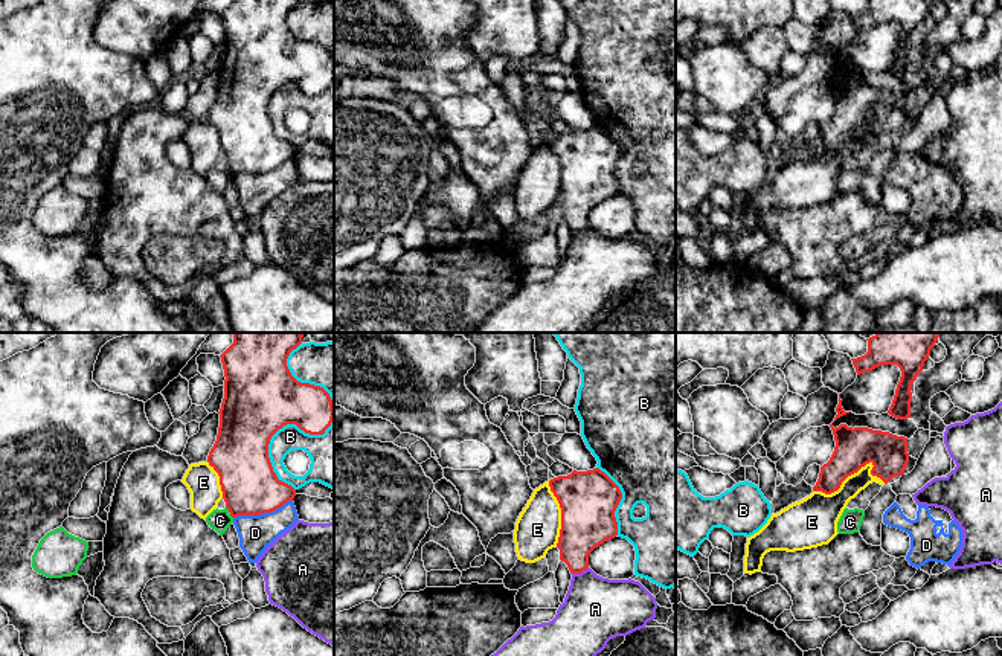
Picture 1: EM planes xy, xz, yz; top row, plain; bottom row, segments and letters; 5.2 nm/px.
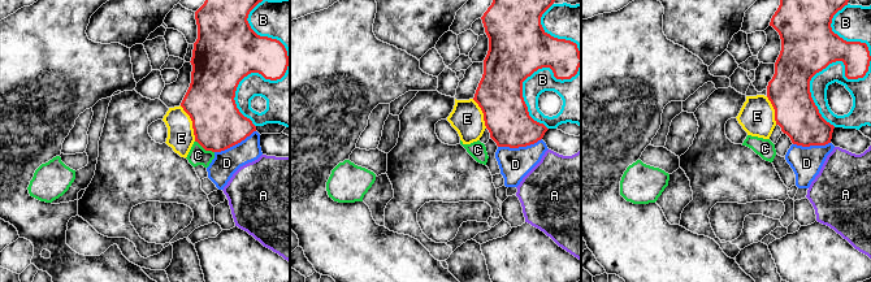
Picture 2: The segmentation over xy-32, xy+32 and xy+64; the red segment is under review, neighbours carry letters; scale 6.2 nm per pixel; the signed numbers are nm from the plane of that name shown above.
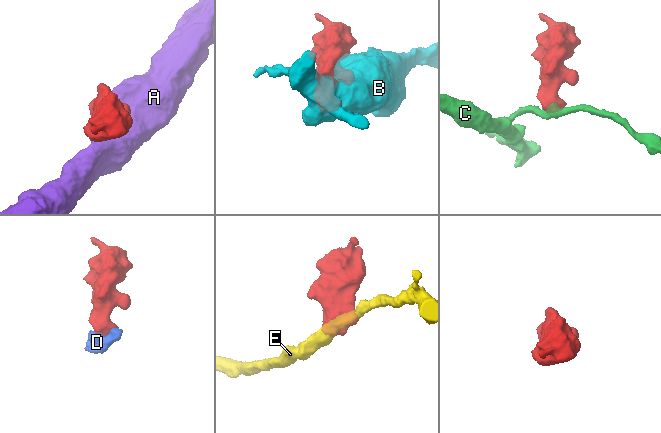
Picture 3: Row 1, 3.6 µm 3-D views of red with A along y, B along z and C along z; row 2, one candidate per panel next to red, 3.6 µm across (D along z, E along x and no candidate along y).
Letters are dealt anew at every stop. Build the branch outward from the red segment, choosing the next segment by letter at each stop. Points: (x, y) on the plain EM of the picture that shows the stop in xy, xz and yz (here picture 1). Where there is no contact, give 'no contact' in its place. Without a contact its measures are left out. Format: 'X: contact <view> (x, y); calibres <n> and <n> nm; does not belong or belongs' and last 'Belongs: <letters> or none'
A: contact xz (580, 231); calibres 260 and 340 nm; does not belong
B: contact xy (282, 84); calibres 400 and 160 nm; does not belong
C: contact xy (228, 167); calibres 300 and 110 nm; does not belong
D: contact xy (263, 171); calibres 300 and 180 nm; does not belong
E: contact yz (853, 131); calibres 200 and 180 nm; does not belong
Belongs: none

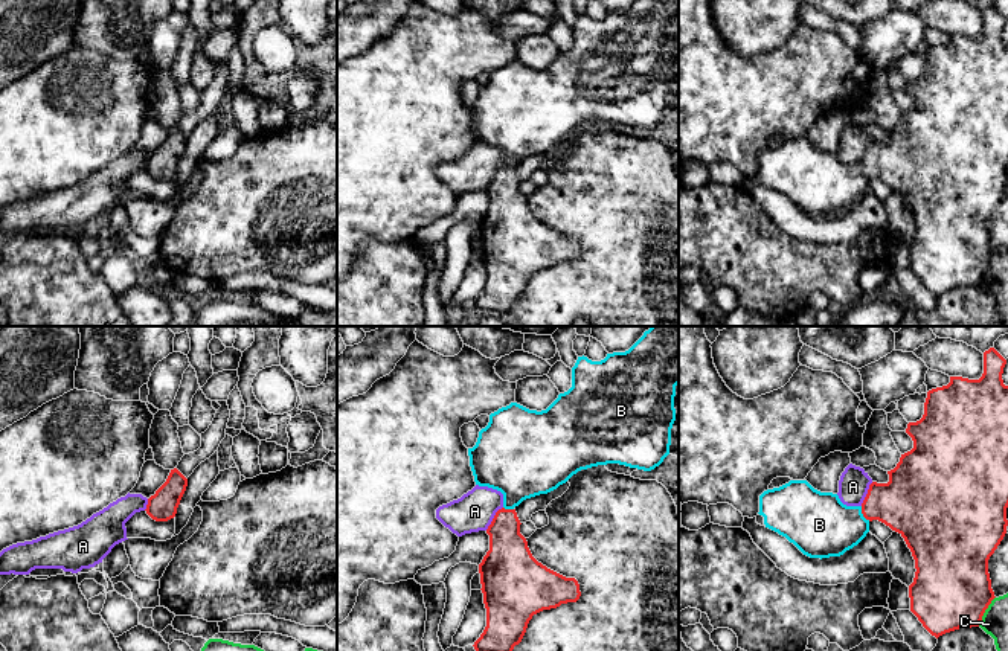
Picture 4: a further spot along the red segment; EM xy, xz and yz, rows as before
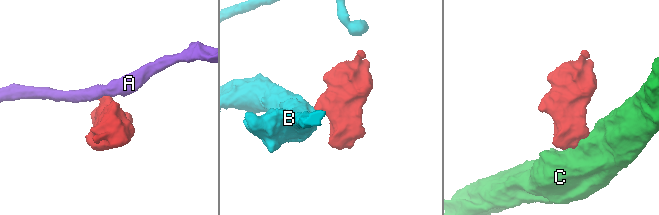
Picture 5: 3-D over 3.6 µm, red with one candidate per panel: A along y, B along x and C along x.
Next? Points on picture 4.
A: contact xz (493, 177); calibres 260 and 200 nm; does not belong
B: contact yz (862, 171); calibres 320 and 340 nm; belongs
C: contact yz (984, 270); calibres 420 and 140 nm; does not belong
Belongs: B

